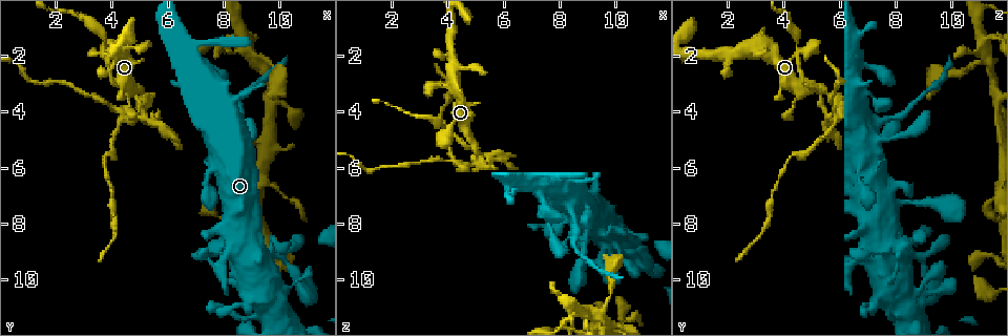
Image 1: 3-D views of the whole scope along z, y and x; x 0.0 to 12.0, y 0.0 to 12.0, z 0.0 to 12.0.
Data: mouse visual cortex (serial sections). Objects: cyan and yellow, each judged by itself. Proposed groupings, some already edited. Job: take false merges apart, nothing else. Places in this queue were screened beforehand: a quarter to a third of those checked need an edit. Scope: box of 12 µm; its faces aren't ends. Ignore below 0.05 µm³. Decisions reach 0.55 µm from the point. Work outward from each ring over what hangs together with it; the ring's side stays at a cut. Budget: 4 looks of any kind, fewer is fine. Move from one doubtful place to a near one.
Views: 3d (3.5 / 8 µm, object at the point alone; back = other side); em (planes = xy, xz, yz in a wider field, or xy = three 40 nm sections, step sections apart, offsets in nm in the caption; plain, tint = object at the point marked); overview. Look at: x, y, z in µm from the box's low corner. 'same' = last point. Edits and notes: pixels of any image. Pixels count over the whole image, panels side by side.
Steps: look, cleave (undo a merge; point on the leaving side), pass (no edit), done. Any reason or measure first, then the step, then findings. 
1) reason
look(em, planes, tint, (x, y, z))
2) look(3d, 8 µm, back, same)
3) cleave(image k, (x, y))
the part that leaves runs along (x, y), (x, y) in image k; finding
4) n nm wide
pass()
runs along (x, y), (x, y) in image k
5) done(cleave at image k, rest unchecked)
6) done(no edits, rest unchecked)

thick turns thin
look(3d, 3.5 µm, (8.4, 4.3, 7.5))

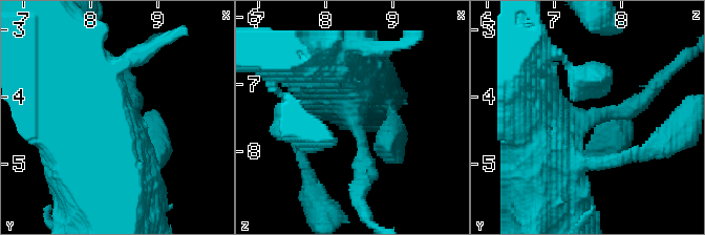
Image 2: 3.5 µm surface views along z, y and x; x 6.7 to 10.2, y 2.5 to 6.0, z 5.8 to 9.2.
look(em, xy, step 3, tint, (8.45, 4.30, 7.45))

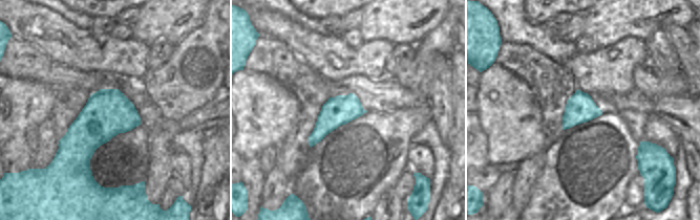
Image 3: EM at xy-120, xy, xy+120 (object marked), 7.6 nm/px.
cleave(image 2, (369, 171))
the part that leaves runs along (363, 142), (360, 206), (366, 219) in image 2; two cells meet here

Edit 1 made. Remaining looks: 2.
two arms in line, one across
look(3d, 3.5 µm, (4.2, 1.7, 2.5))

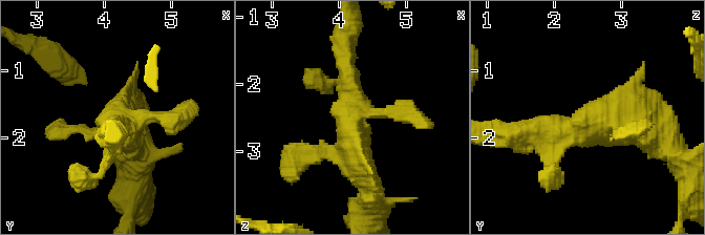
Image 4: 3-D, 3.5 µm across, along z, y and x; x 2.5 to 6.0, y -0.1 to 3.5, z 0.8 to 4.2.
look(em, xy, step 5, tint, (4.15, 1.75, 2.50))

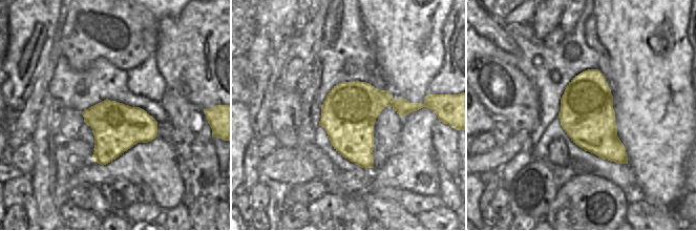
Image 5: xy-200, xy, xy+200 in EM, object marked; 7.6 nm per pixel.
pass()
runs along (365, 182), (348, 135), (345, 50) in image 4; one cell here

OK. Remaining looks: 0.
done(cleave at image 2, rest unchecked)

